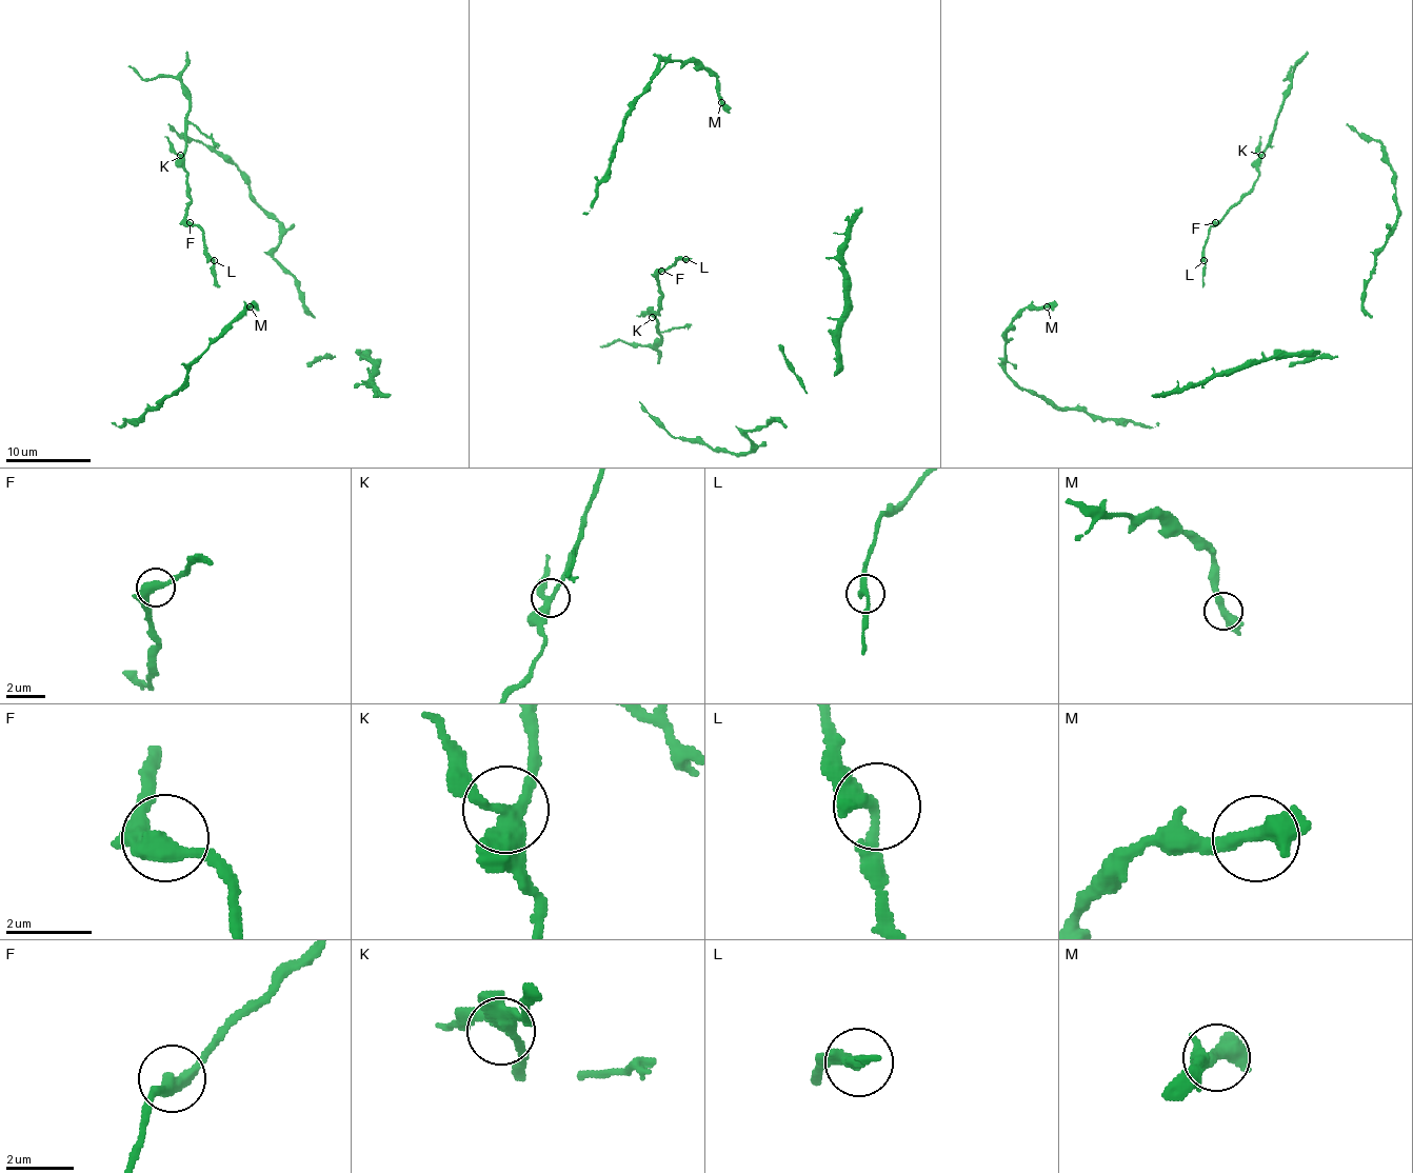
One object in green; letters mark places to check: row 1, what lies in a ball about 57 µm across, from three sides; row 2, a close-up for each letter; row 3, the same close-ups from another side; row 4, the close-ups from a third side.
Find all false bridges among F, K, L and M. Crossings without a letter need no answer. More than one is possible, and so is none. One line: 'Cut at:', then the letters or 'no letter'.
Cut at: no letter

